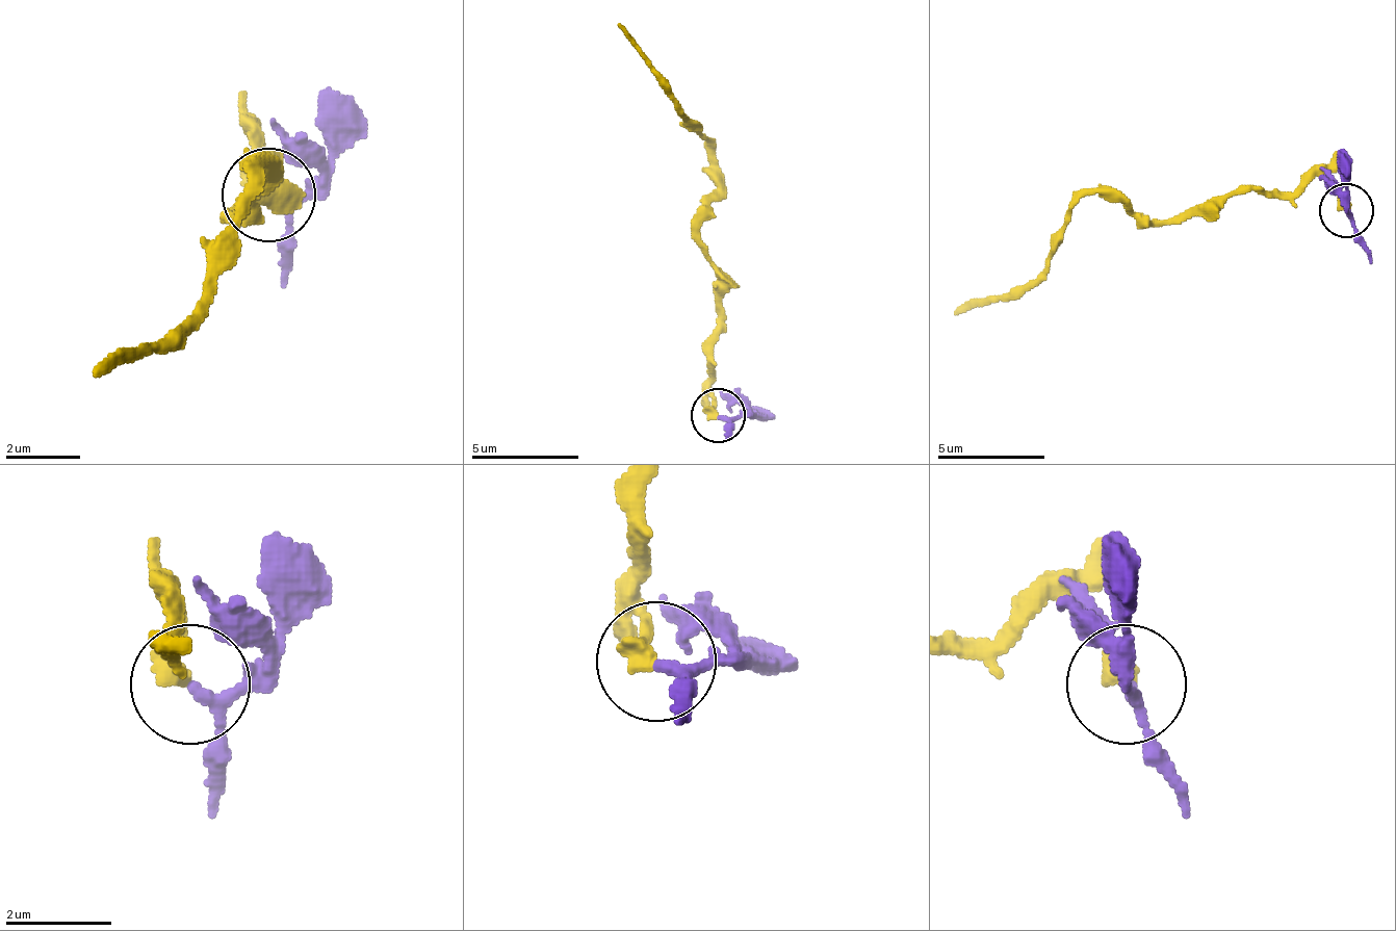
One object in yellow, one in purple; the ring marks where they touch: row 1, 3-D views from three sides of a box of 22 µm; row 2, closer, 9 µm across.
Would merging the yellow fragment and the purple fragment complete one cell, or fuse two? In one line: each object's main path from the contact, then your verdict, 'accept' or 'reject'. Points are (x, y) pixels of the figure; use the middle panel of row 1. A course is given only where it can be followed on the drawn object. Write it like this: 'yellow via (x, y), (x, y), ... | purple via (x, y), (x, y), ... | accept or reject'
yellow via (717, 417), (712, 390), (712, 363), (722, 293), (700, 244), (700, 207), (717, 186), (717, 159), (620, 25) | purple via (717, 417), (732, 417), (749, 411), (749, 406) | reject

